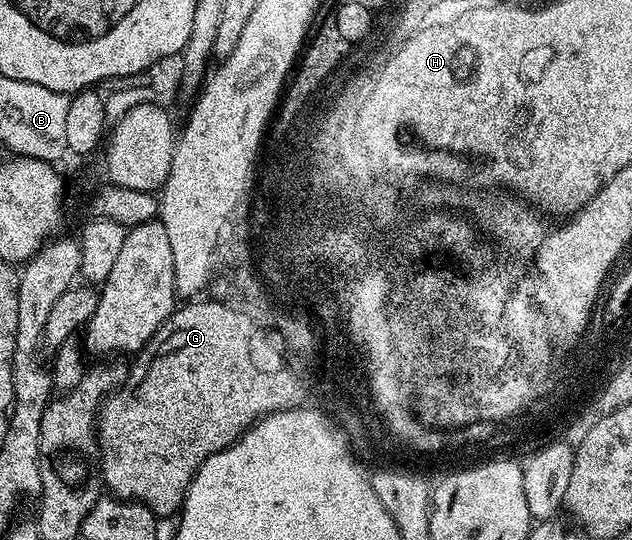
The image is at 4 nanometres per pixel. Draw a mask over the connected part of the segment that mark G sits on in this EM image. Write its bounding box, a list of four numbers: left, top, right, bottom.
[97,298,283,517]

